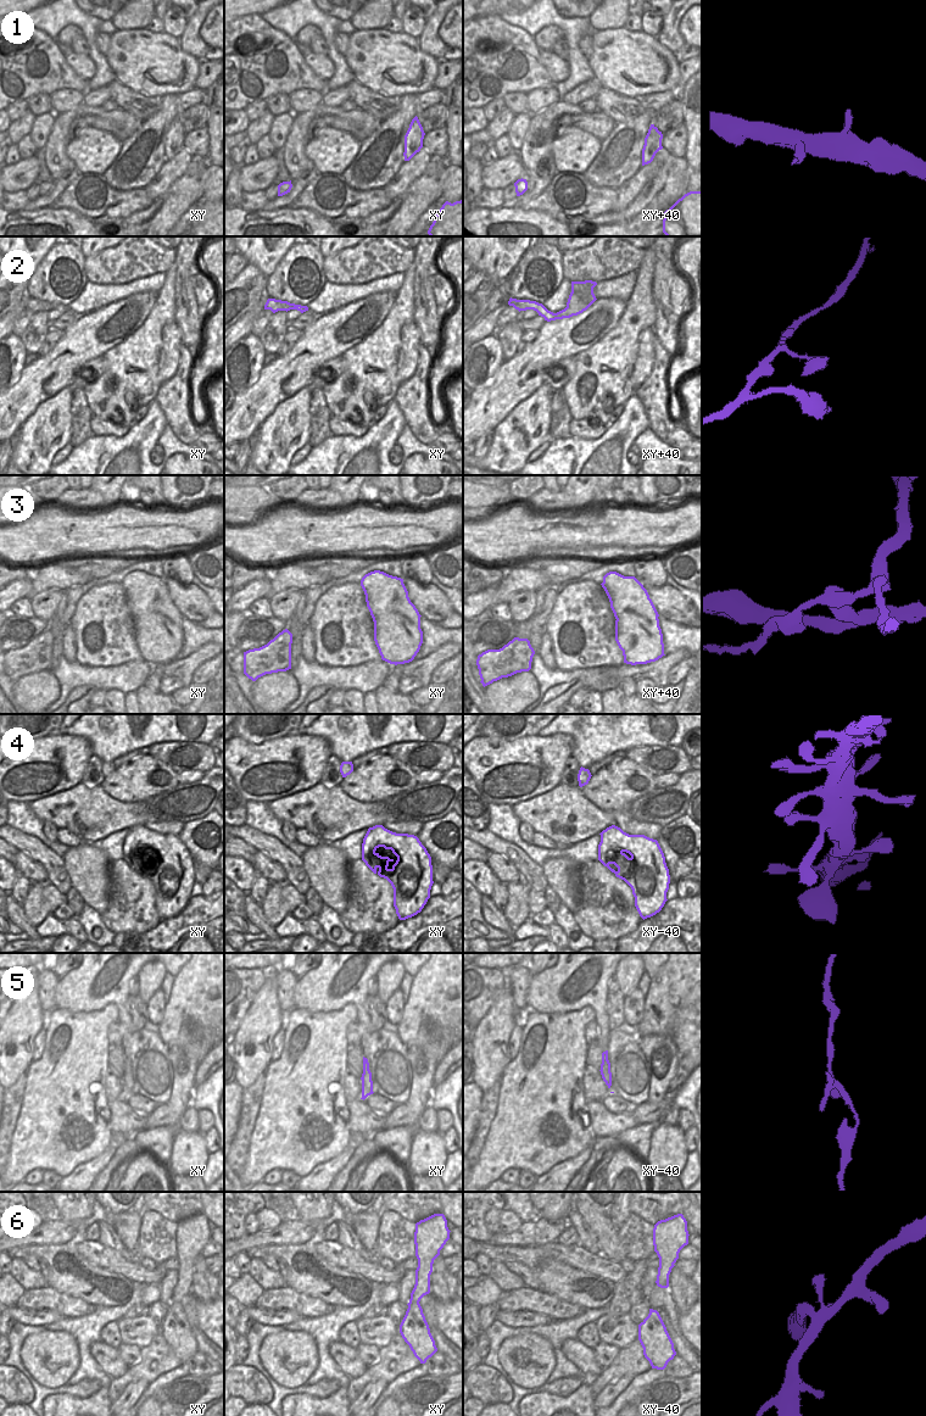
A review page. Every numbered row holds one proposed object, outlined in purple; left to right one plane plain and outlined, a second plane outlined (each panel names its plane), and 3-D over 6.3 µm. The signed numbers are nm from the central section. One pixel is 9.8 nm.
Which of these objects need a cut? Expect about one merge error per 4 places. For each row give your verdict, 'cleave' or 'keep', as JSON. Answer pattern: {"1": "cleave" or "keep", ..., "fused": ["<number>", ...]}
{"1": "keep", "2": "keep", "3": "cleave", "4": "keep", "5": "cleave", "6": "keep", "fused": ["3", "5"]}

